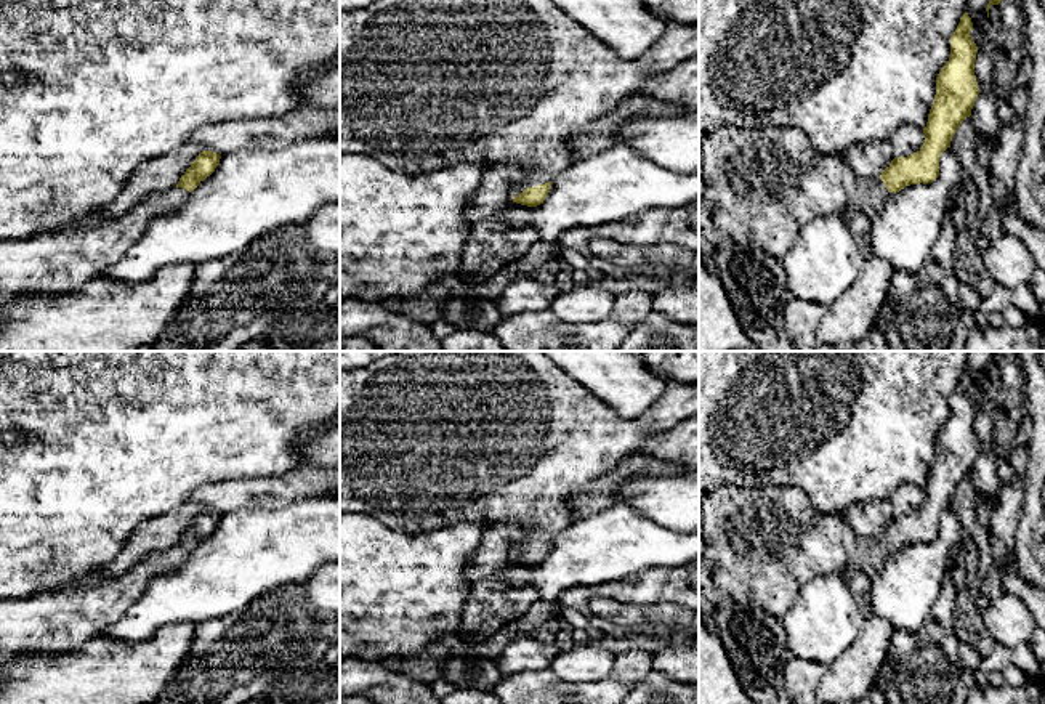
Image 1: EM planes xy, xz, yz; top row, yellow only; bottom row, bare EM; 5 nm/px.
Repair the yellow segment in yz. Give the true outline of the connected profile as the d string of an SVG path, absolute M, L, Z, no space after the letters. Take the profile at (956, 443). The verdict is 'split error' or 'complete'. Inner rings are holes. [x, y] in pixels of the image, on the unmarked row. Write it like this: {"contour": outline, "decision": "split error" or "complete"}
{"contour": "M965 370L950 396L950 417L936 436L936 454L928 473L926 486L923 488L923 505L907 516L894 516L878 537L862 537L851 528L843 515L817 510L809 496L800 488L720 486L704 496L699 500L699 526L705 540L705 555L700 563L710 573L713 582L736 603L757 605L774 617L782 619L793 605L800 589L814 577L829 574L841 576L846 566L854 566L872 577L883 568L883 563L891 552L899 552L910 544L933 542L939 536L941 513L950 507L952 496L960 483L971 475L971 468L979 454L974 435L978 406L970 394L971 388L971 377Z", "decision": "split error"}

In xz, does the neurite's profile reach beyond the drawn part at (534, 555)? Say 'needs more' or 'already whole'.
needs more

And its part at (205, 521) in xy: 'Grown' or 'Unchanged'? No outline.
Grown

